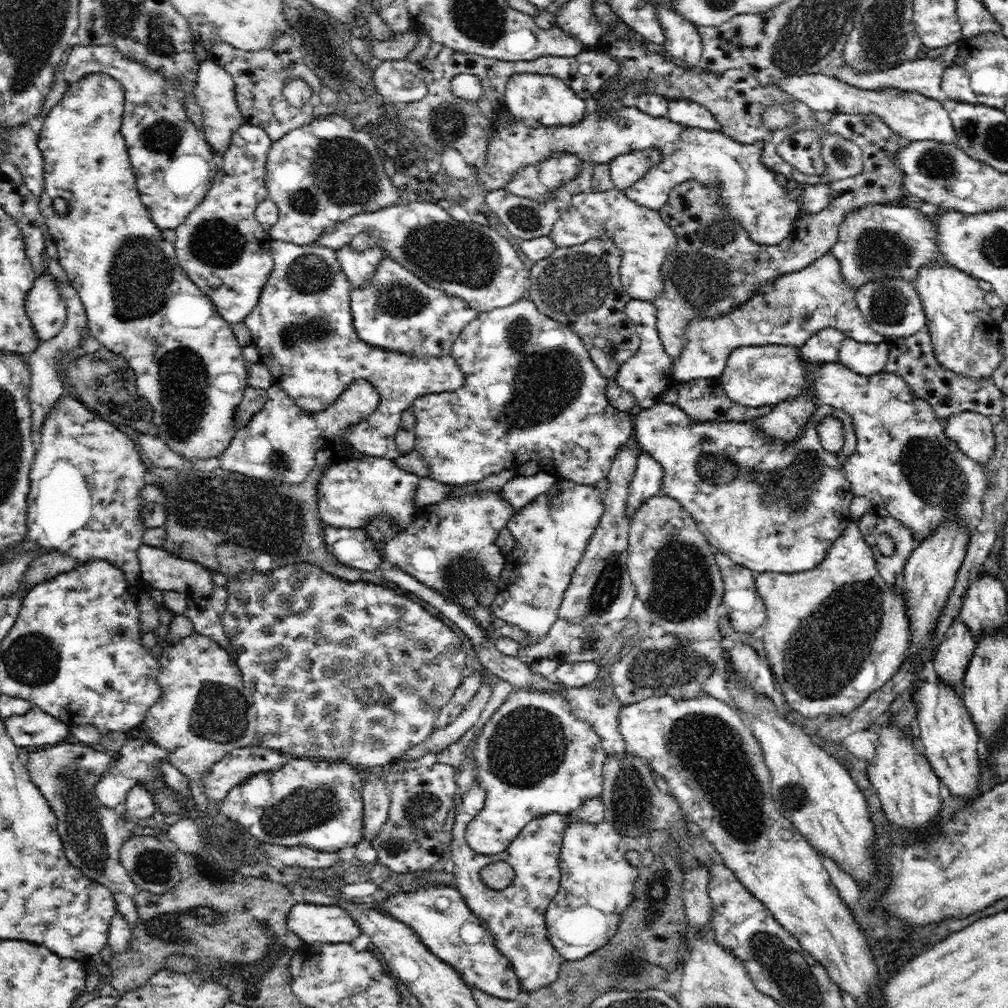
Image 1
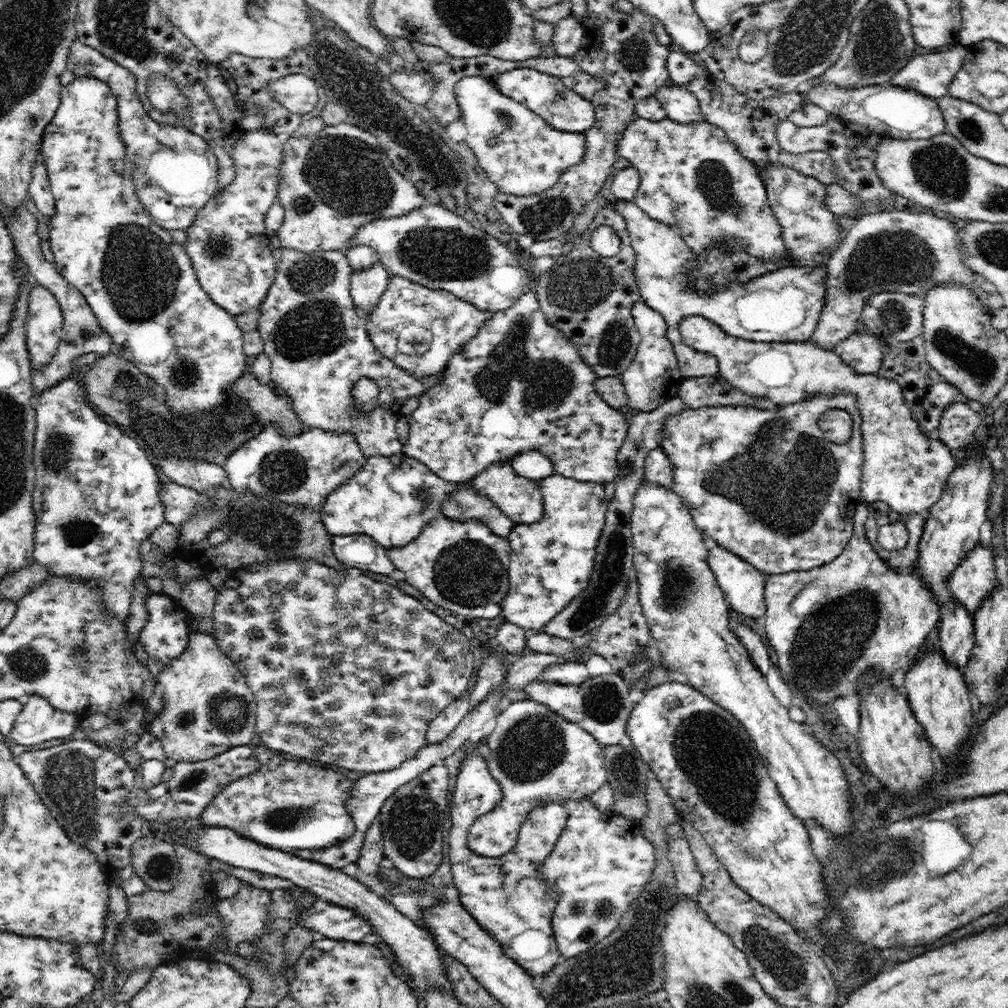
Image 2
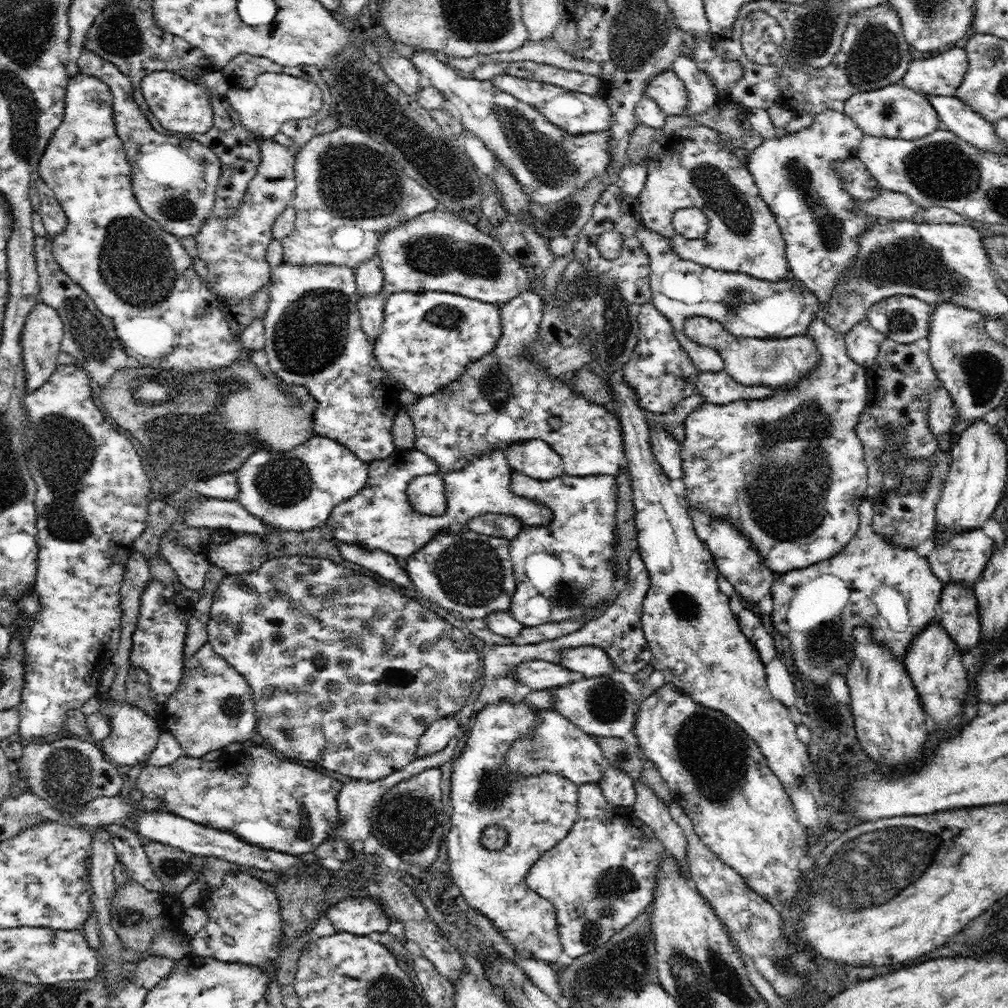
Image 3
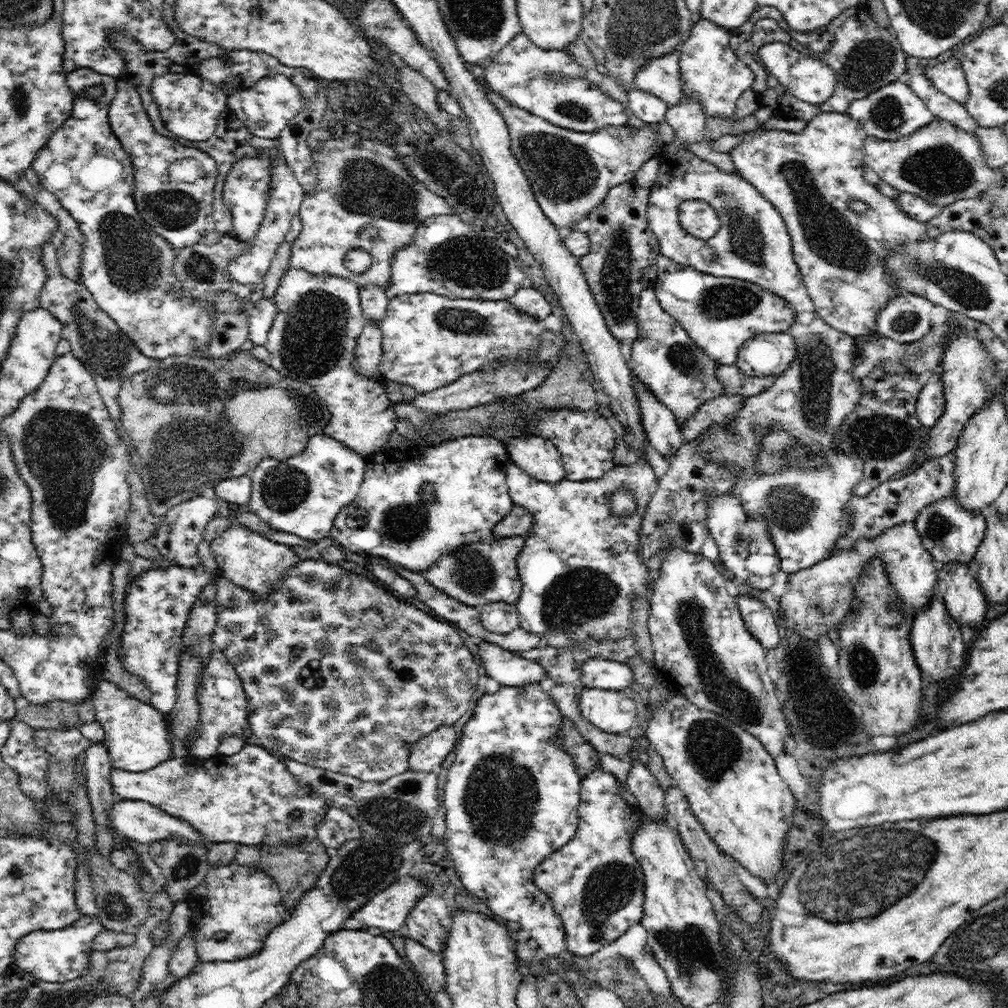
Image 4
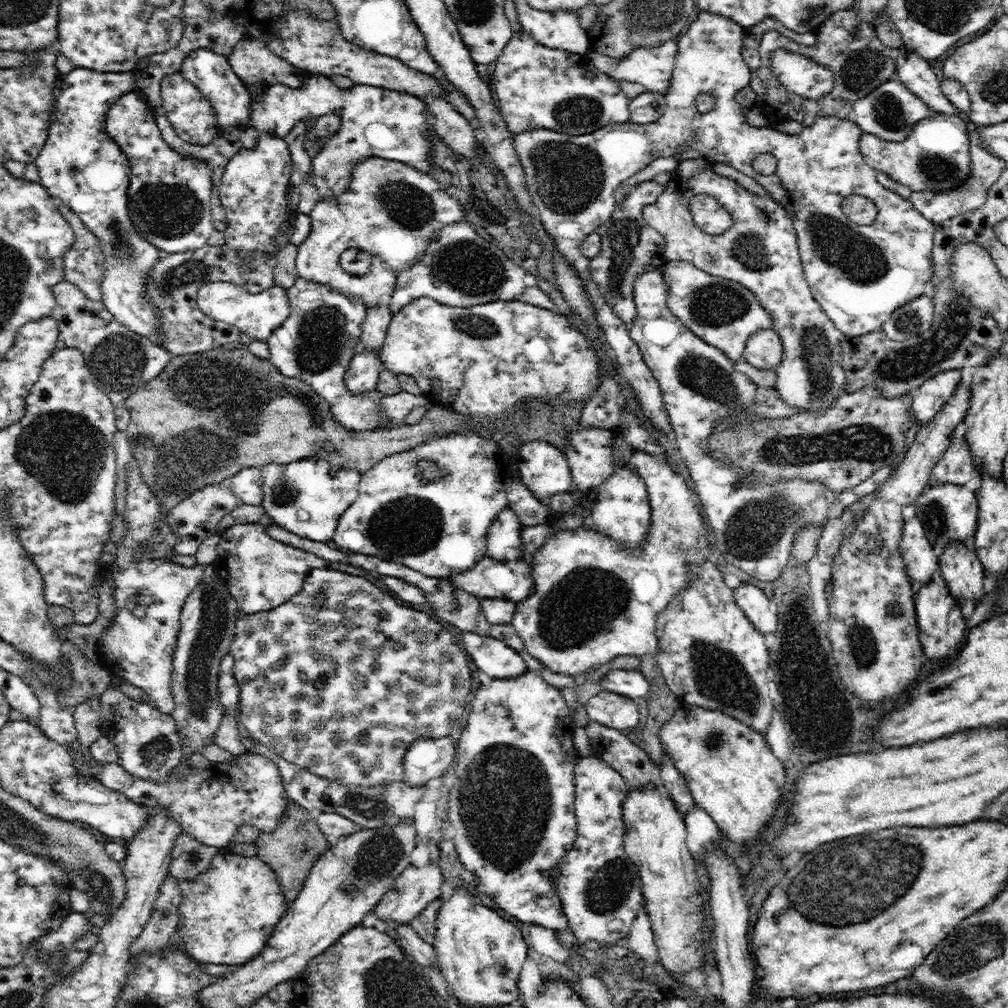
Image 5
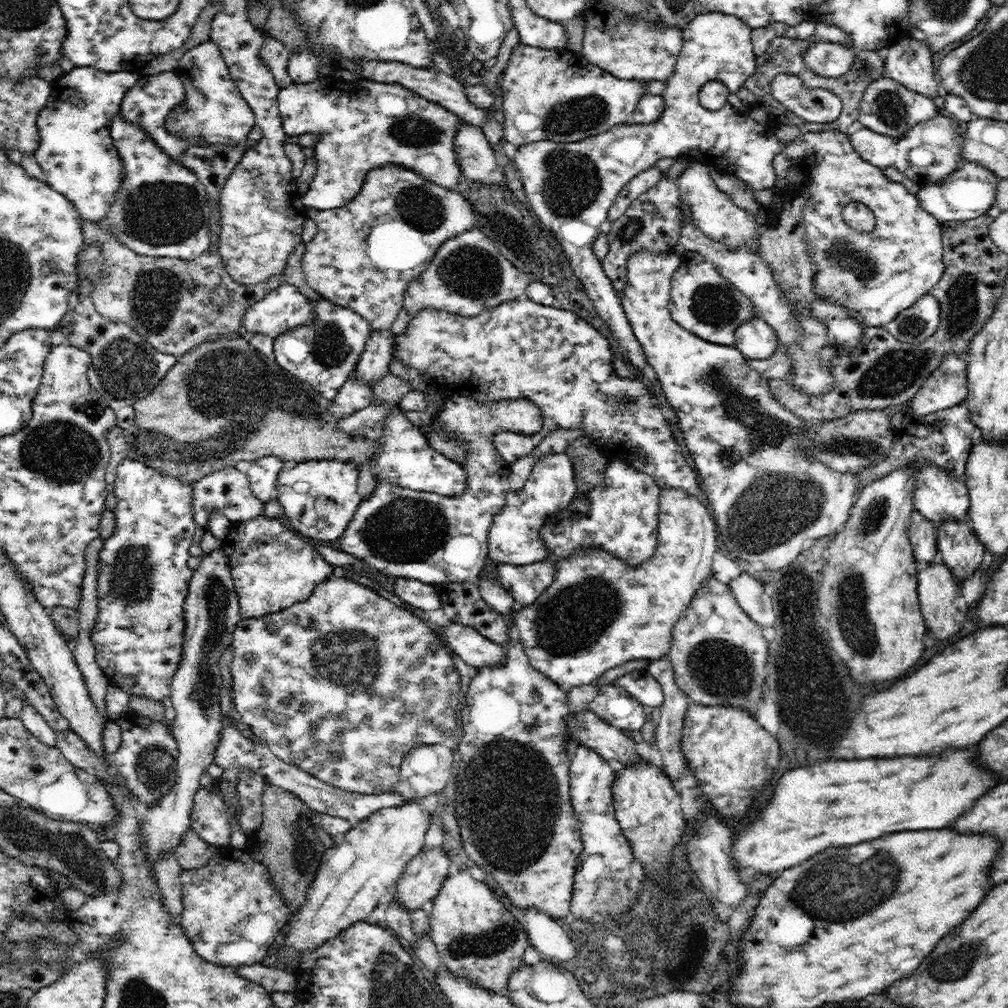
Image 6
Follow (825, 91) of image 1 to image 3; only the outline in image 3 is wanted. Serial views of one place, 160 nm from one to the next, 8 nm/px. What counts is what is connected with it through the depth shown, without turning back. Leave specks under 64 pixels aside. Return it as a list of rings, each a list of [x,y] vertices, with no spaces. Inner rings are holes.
[[[901,83],[886,85],[884,88],[858,92],[844,101],[842,113],[848,115],[862,129],[864,135],[893,139],[914,140],[930,134],[941,127],[935,108],[922,91],[915,91]]]

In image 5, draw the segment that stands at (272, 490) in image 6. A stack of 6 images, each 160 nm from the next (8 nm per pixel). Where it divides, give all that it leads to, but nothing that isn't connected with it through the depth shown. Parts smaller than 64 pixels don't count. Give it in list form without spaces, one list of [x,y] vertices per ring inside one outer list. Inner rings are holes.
[[[244,467],[230,478],[230,491],[244,504],[262,504],[262,467]]]

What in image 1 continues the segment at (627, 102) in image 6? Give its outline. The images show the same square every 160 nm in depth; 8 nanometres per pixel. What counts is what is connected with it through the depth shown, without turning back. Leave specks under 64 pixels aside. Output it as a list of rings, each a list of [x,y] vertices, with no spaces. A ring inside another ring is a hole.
[[[521,72],[510,76],[505,88],[506,110],[518,120],[547,127],[572,126],[582,122],[590,104],[564,81],[552,75]]]

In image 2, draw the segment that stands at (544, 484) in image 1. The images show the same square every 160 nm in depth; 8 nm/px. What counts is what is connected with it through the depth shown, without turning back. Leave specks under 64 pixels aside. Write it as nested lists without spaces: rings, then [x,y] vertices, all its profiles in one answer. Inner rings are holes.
[[[511,461],[491,464],[485,471],[464,483],[471,484],[473,490],[483,494],[517,524],[532,524],[544,516],[544,501],[539,489],[539,481],[518,476]]]

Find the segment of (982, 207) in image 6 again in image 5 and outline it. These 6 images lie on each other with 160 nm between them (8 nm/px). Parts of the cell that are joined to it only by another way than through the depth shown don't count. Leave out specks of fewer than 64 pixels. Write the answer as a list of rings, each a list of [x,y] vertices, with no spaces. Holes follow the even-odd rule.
[[[975,124],[969,127],[969,139],[971,171],[967,179],[963,182],[963,186],[960,185],[957,189],[951,191],[935,193],[934,191],[923,190],[920,192],[913,192],[909,196],[910,202],[914,205],[914,208],[918,209],[918,212],[922,213],[922,215],[935,224],[940,224],[944,220],[954,218],[954,216],[964,214],[964,212],[978,210],[978,208],[986,202],[988,188],[1000,178],[1002,171],[1007,167],[1007,164],[1003,162],[1001,158],[996,158],[987,148],[984,148],[984,143],[980,138],[980,131]]]

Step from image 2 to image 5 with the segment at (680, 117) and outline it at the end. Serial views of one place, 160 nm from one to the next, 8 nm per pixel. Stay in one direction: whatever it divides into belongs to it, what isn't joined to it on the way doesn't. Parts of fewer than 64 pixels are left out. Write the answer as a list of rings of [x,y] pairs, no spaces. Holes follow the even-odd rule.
[[[670,39],[657,47],[636,47],[628,56],[625,56],[624,60],[615,60],[615,58],[598,53],[598,51],[588,51],[585,58],[589,59],[600,71],[609,74],[613,79],[638,82],[638,84],[645,86],[648,91],[659,92],[664,95],[668,86],[670,86],[677,48],[677,39]]]

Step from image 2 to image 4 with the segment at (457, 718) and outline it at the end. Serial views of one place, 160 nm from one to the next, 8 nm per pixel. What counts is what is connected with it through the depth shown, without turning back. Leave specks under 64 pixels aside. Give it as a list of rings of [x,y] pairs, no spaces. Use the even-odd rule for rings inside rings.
[[[442,725],[426,736],[418,739],[410,749],[409,770],[428,773],[455,750],[458,734],[453,726]]]

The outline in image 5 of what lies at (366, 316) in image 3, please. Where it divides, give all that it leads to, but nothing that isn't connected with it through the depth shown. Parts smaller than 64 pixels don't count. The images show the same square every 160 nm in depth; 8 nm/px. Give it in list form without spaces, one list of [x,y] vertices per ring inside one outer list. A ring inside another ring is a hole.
[[[359,342],[355,346],[354,356],[345,372],[345,383],[354,395],[366,395],[377,387],[382,368],[378,352],[367,350]]]

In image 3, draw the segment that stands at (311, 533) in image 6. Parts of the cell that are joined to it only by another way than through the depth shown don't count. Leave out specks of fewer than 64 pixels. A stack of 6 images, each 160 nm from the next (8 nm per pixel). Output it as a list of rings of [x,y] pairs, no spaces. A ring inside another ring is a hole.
[[[314,434],[289,452],[272,453],[265,444],[254,450],[250,458],[236,470],[238,502],[254,516],[282,530],[314,530],[326,525],[334,506],[356,496],[365,486],[369,463],[360,460],[347,446],[337,440]]]

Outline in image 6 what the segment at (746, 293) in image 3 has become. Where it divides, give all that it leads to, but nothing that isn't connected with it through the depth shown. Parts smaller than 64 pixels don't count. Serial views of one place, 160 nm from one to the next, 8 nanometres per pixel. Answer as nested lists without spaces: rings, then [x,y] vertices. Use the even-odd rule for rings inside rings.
[[[683,251],[680,254],[680,267],[674,272],[671,282],[670,303],[671,317],[682,328],[708,342],[734,345],[736,330],[740,324],[755,314],[754,305],[746,295],[737,290],[712,264],[700,253]]]

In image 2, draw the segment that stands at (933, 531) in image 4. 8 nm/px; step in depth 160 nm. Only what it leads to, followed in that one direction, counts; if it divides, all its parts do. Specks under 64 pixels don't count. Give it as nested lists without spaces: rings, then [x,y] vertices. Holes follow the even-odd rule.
[[[977,543],[948,579],[952,597],[972,614],[998,583],[991,543],[988,546]]]

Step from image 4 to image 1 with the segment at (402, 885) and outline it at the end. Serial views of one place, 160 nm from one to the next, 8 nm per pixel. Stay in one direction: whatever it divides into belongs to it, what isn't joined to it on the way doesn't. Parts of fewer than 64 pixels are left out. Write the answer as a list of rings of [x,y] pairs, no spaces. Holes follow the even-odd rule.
[[[296,903],[286,916],[286,925],[304,943],[349,943],[361,932],[360,925],[340,904]]]

